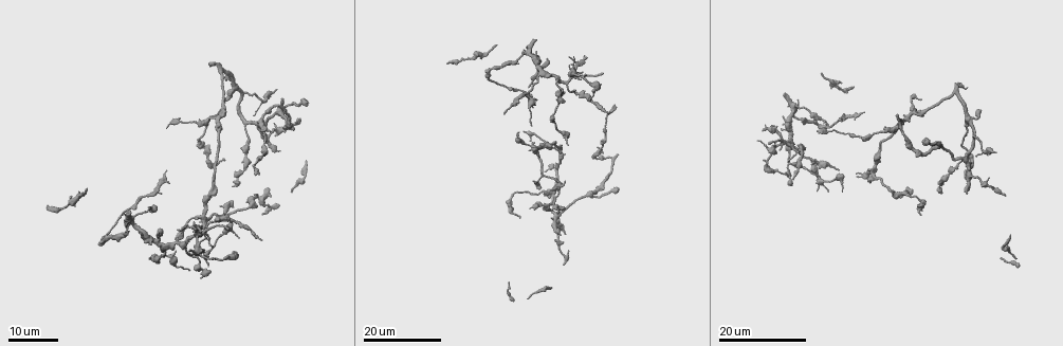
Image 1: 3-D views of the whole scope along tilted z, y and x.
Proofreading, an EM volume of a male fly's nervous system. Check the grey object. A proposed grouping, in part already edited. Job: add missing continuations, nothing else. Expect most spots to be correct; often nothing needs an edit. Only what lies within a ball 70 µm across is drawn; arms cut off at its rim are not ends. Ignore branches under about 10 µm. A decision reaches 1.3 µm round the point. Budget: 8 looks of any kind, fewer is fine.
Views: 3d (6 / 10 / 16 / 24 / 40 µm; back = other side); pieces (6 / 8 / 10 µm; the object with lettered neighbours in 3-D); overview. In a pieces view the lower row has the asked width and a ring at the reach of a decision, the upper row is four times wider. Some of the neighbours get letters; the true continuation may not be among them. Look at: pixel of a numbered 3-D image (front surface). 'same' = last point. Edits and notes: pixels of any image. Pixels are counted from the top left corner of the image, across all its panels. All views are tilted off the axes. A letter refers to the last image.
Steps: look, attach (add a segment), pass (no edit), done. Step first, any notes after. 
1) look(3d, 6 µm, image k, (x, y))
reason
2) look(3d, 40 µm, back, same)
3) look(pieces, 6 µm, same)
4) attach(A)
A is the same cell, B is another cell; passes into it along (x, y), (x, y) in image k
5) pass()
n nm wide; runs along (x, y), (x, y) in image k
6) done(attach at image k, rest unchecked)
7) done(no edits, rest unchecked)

look(3d, 16 µm, image 1, (1002, 257))
tapers out

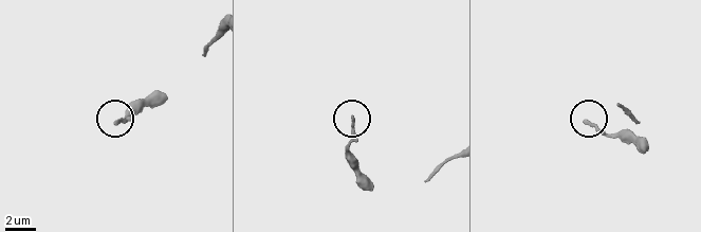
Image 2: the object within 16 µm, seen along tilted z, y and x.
look(pieces, 6 µm, image 2, (352, 116))

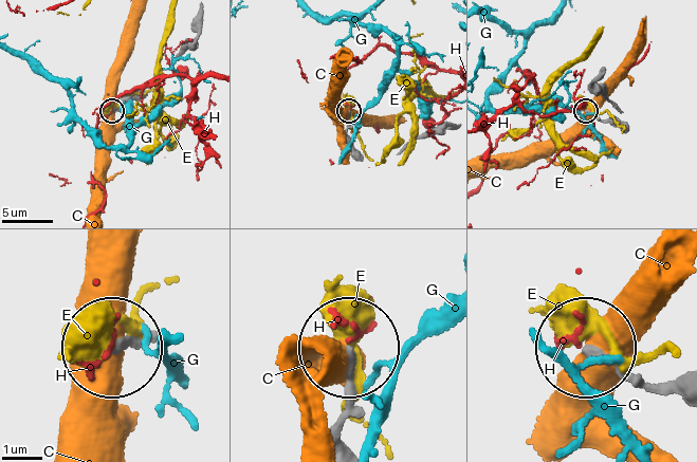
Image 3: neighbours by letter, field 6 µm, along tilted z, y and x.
pass()
C, E, G and H are other cells; no lettered segment goes on from it

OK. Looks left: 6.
look(3d, 16 µm, image 1, (225, 160))
branch stops here

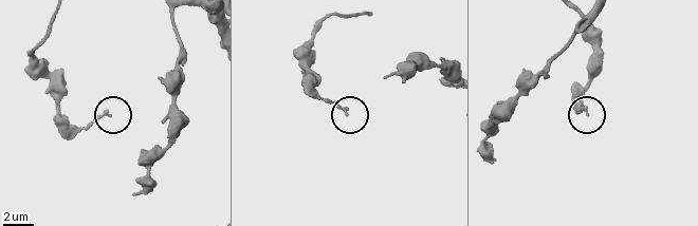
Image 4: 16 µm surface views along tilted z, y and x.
look(pieces, 6 µm, image 4, (343, 113))
what lies round it

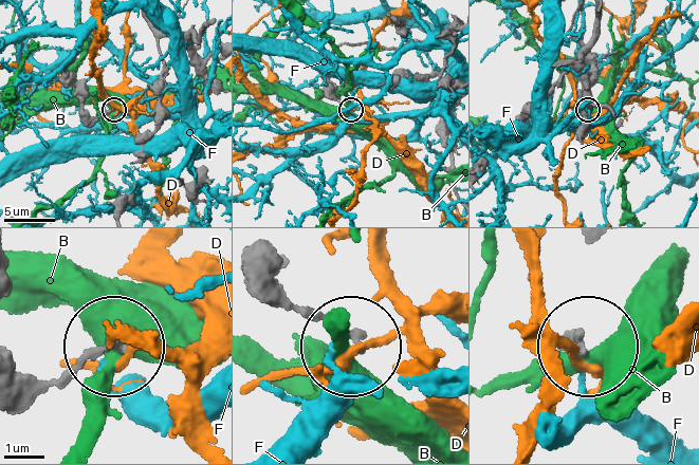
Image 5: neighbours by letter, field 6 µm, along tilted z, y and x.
pass()
180 nm wide; B, D and F are other cells; none of them fits

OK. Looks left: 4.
look(3d, 16 µm, image 1, (828, 122))
thin end

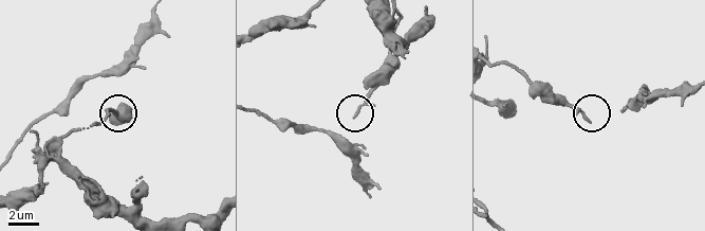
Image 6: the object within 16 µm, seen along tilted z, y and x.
look(pieces, 6 µm, image 6, (357, 116))

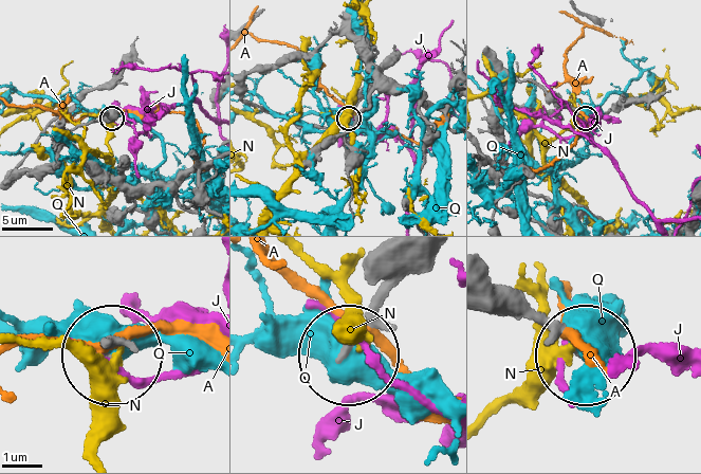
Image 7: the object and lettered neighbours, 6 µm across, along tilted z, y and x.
pass()
170 nm wide; A, J, N and Q are other cells; runs along (418, 260), (348, 349) in image 7; none of them fits

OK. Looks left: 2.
look(3d, 24 µm, image 1, (210, 247))
free end

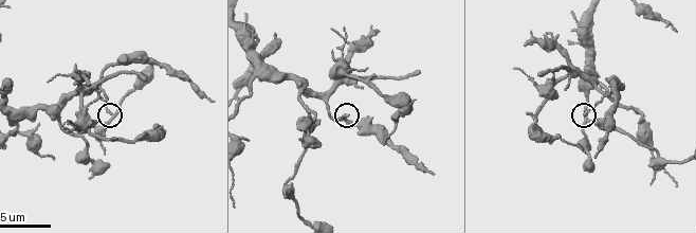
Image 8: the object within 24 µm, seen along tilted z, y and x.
look(pieces, 6 µm, image 8, (111, 113))

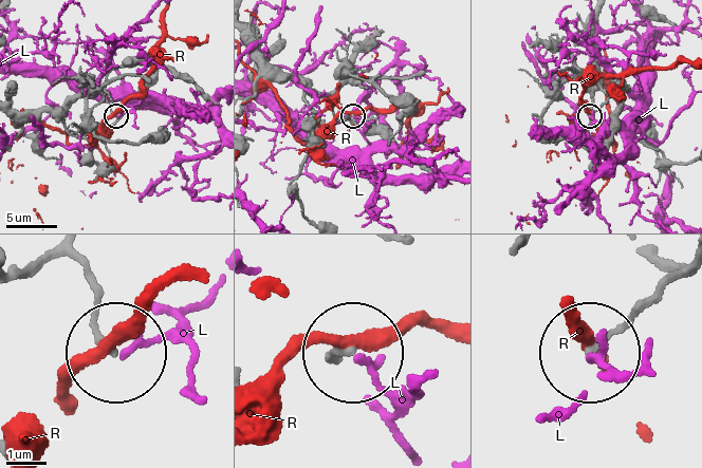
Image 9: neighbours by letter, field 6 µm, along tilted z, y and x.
pass()
L and R are other cells; none of them fits

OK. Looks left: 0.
done(no edits, rest unchecked)

